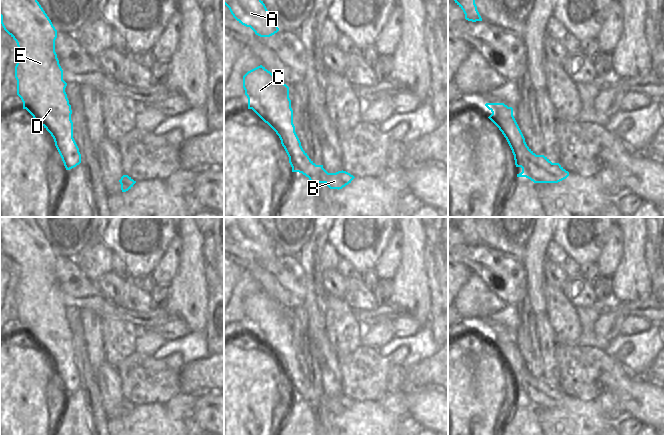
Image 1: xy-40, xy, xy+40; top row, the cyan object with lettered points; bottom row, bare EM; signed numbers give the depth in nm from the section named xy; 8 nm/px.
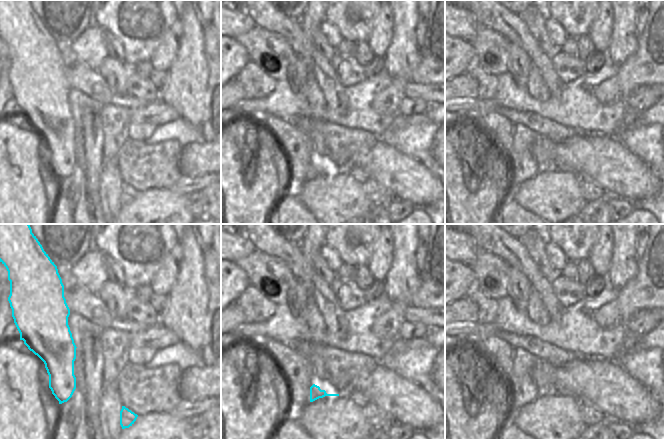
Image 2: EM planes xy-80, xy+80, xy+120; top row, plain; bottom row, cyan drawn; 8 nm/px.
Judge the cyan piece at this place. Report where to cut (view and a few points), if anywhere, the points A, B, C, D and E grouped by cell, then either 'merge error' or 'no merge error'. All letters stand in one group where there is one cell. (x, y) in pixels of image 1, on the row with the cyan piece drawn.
cut none; groups A B C D E; no merge error

